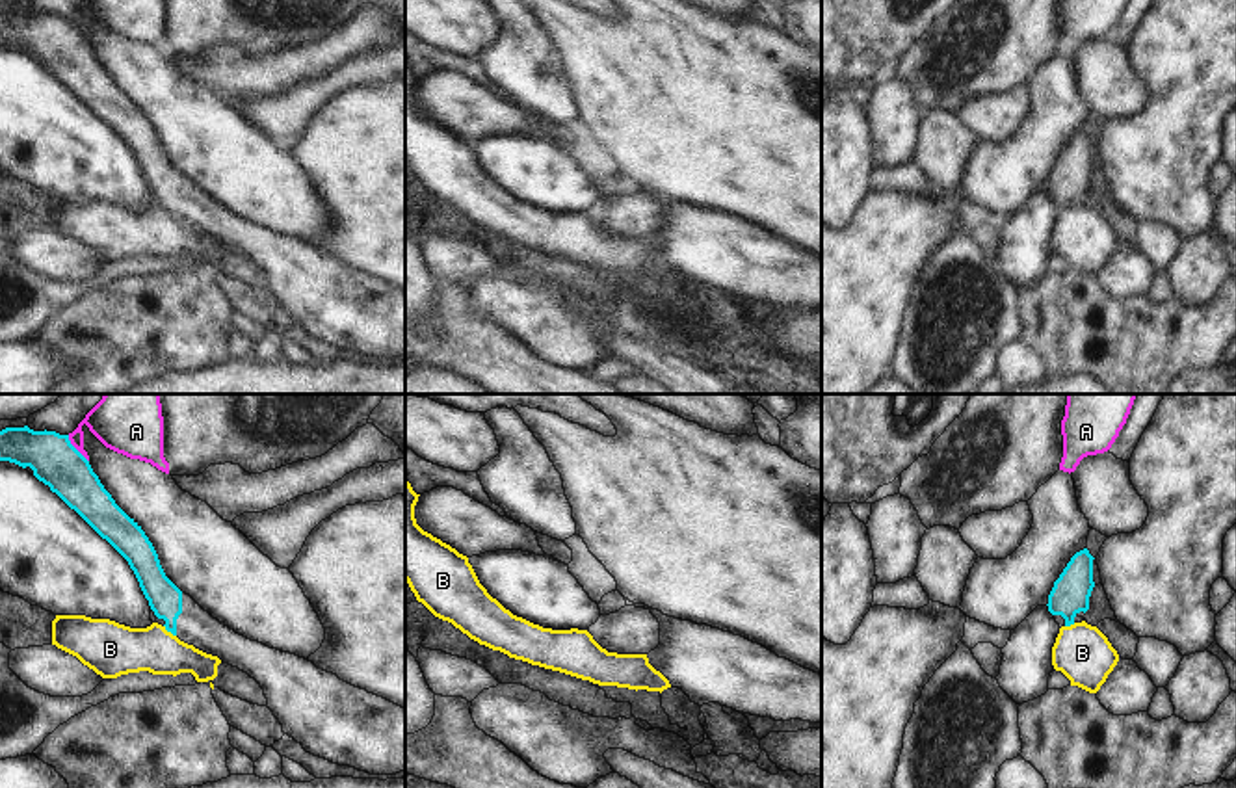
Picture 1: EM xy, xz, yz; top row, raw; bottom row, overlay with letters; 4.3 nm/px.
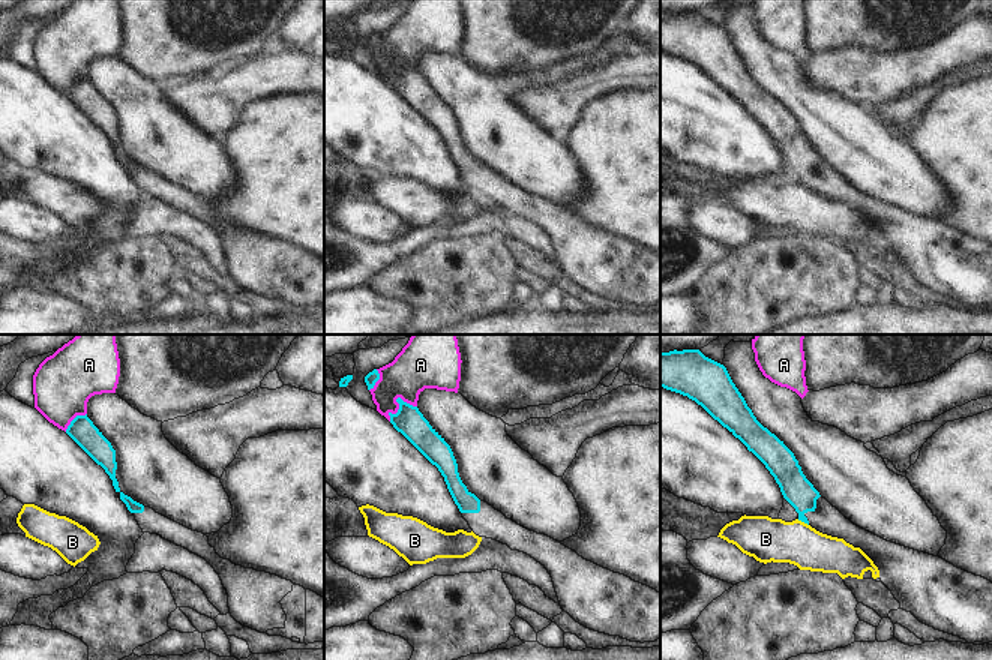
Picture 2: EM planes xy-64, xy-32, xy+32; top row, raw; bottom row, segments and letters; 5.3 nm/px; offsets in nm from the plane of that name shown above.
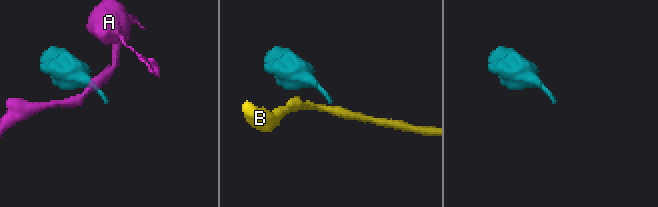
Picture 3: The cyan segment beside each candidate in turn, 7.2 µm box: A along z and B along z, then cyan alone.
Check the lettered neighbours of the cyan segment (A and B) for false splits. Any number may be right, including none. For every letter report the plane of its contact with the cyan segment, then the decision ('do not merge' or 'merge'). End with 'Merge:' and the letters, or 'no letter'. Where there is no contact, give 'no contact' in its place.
A: meets cyan in xy; do not merge
B: meets cyan in xy; do not merge
Merge: no letter

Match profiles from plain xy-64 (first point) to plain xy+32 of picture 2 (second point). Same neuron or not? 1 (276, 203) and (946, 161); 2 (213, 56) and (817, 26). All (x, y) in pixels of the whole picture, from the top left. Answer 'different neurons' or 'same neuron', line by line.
1: same neuron
2: same neuron

